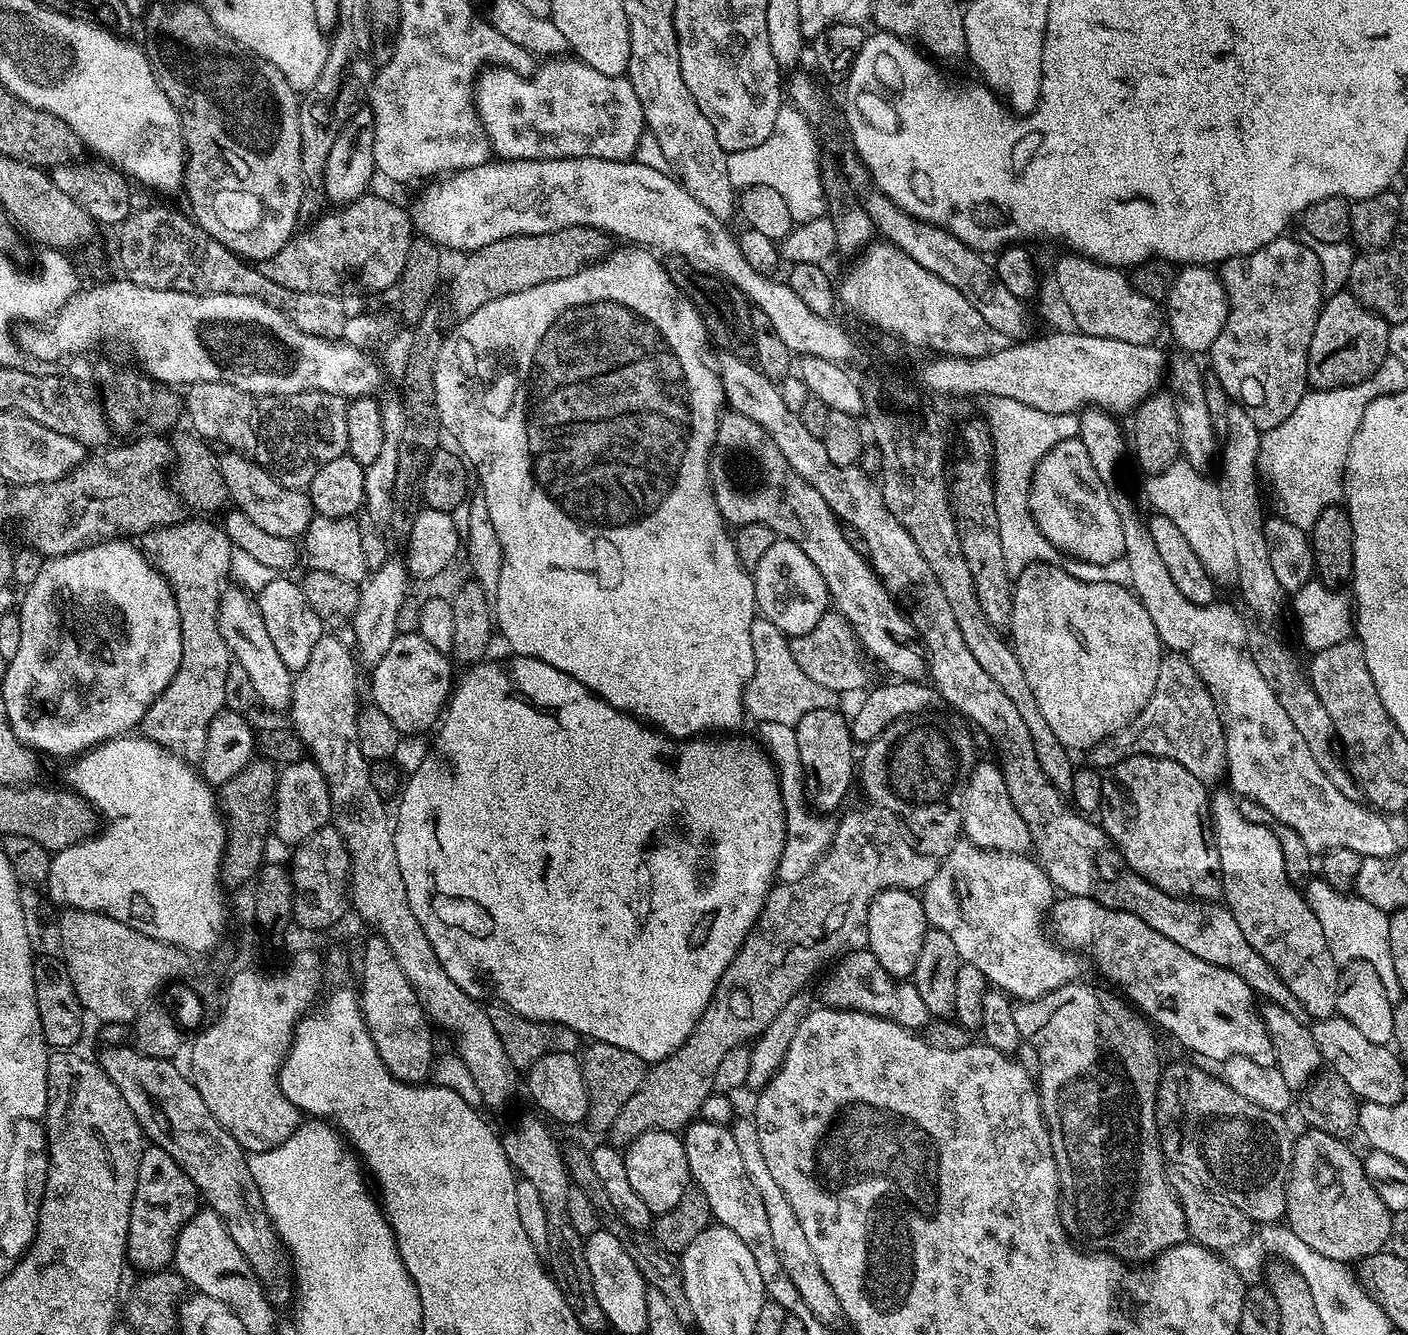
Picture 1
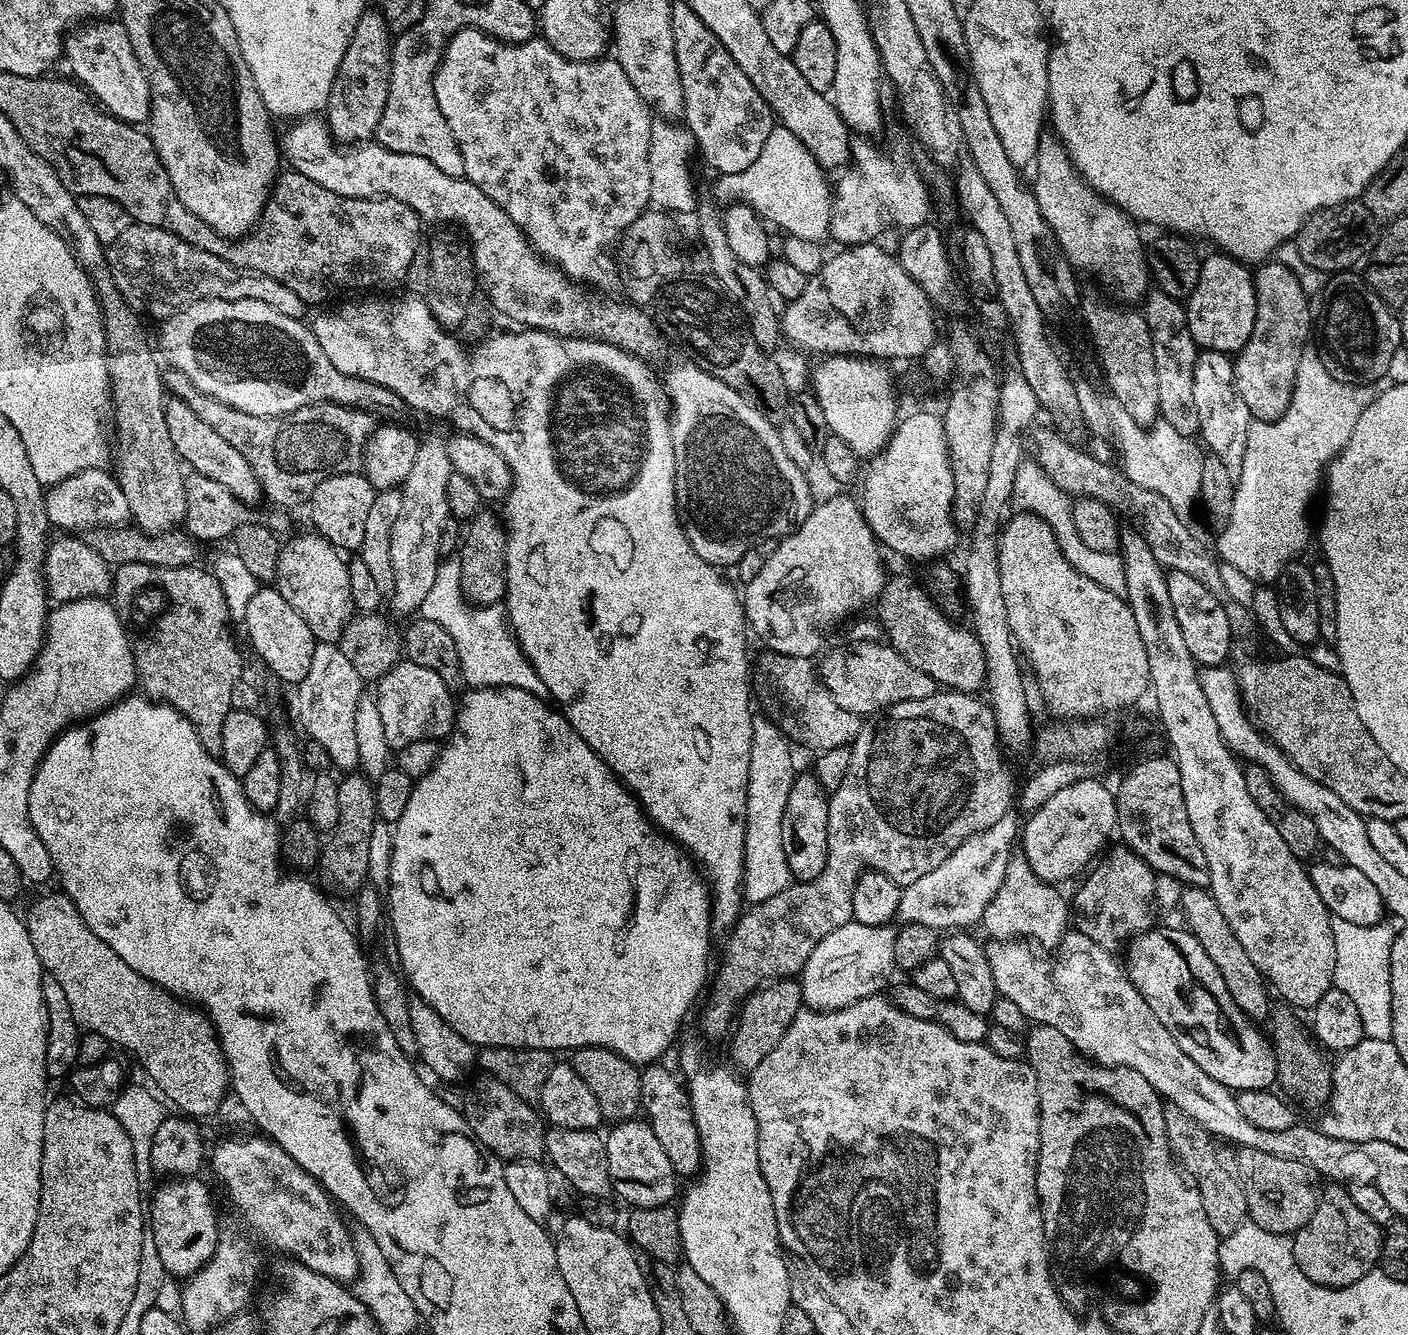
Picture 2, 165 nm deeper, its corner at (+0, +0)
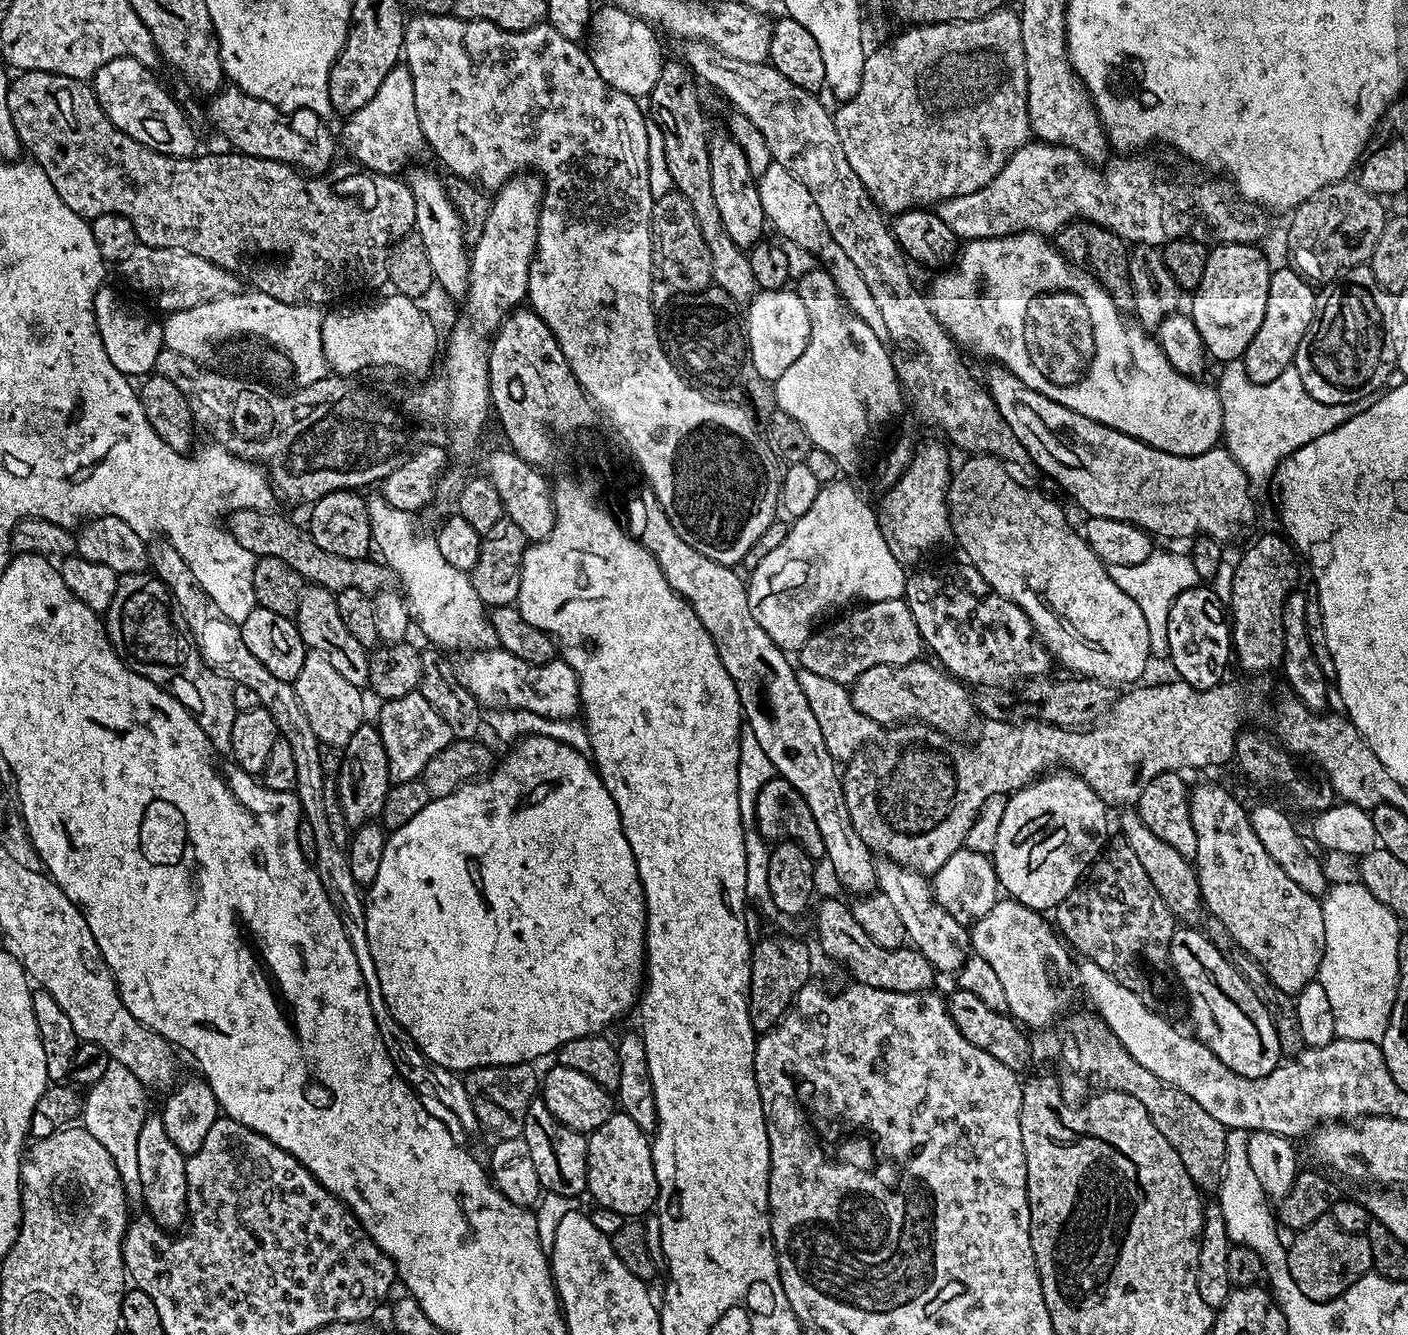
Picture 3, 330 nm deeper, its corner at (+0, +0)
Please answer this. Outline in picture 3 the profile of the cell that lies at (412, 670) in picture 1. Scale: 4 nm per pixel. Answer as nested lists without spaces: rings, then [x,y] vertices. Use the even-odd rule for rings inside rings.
[[[419,690],[404,697],[385,700],[379,706],[381,708],[378,727],[382,734],[382,746],[386,746],[392,784],[421,779],[426,770],[426,762],[430,762],[434,754],[446,750],[446,746],[452,743],[454,737],[450,726],[443,721],[442,715],[430,706],[430,702]]]

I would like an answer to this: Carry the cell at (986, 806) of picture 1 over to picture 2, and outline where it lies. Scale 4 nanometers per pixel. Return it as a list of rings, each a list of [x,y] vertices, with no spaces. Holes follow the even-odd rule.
[[[1020,862],[1019,864],[1017,868],[1016,865],[1009,867],[1006,882],[994,894],[993,900],[986,906],[982,927],[984,926],[985,930],[992,935],[992,938],[1032,936],[1031,939],[1035,942],[1044,942],[1048,946],[1059,945],[1070,928],[1069,901],[1066,899],[1066,896],[1064,900],[1063,894],[1059,892],[1061,890],[1059,887],[1053,886],[1051,883],[1041,882],[1026,863]]]

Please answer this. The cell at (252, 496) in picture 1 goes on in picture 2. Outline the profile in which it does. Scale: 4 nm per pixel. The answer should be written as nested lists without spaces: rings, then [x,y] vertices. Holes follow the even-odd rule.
[[[173,396],[167,397],[164,404],[164,417],[177,457],[185,465],[188,463],[195,475],[214,478],[214,482],[226,486],[226,490],[230,490],[234,498],[244,501],[249,506],[255,505],[256,499],[261,499],[260,480],[255,476],[250,462],[238,450],[234,450],[234,447],[230,446],[229,442],[226,442],[209,423],[202,422],[186,402]]]

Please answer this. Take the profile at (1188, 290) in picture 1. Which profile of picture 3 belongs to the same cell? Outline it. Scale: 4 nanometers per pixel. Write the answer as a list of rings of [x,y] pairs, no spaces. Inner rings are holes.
[[[1217,244],[1206,258],[1202,282],[1191,293],[1190,315],[1198,328],[1207,355],[1214,361],[1239,360],[1254,342],[1266,314],[1266,294],[1270,294],[1273,269],[1254,244]]]

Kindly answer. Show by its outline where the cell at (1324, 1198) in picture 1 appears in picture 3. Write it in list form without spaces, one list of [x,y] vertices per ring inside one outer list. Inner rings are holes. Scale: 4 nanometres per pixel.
[[[1331,1215],[1318,1218],[1318,1222],[1310,1222],[1310,1226],[1299,1229],[1293,1236],[1296,1237],[1292,1244],[1290,1240],[1287,1245],[1290,1278],[1294,1278],[1298,1290],[1314,1302],[1324,1304],[1338,1298],[1351,1284],[1358,1282],[1358,1278],[1373,1271],[1374,1253],[1367,1235],[1355,1236],[1342,1230]]]

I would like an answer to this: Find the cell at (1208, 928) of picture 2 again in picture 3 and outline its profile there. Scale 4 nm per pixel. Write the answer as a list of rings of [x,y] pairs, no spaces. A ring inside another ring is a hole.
[[[1124,810],[1120,816],[1120,832],[1123,843],[1134,850],[1138,857],[1138,862],[1146,869],[1146,874],[1150,874],[1150,882],[1154,882],[1154,890],[1166,902],[1166,906],[1172,911],[1172,915],[1177,921],[1183,922],[1188,926],[1196,926],[1201,922],[1200,912],[1202,913],[1202,901],[1200,899],[1200,883],[1196,877],[1196,865],[1189,857],[1178,854],[1174,846],[1162,842],[1158,834],[1150,831],[1150,826],[1142,822],[1139,812],[1135,810]]]

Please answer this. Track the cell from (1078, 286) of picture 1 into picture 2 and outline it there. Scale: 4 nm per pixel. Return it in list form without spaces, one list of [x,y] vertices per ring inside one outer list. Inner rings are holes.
[[[1055,135],[1040,137],[1035,170],[1036,181],[1030,184],[1030,191],[1036,196],[1042,218],[1046,218],[1050,230],[1054,230],[1064,257],[1072,263],[1073,269],[1097,276],[1106,287],[1116,291],[1115,299],[1125,305],[1143,301],[1150,288],[1150,273],[1146,244],[1140,241],[1141,229],[1137,221],[1084,181],[1064,149],[1064,143]]]

